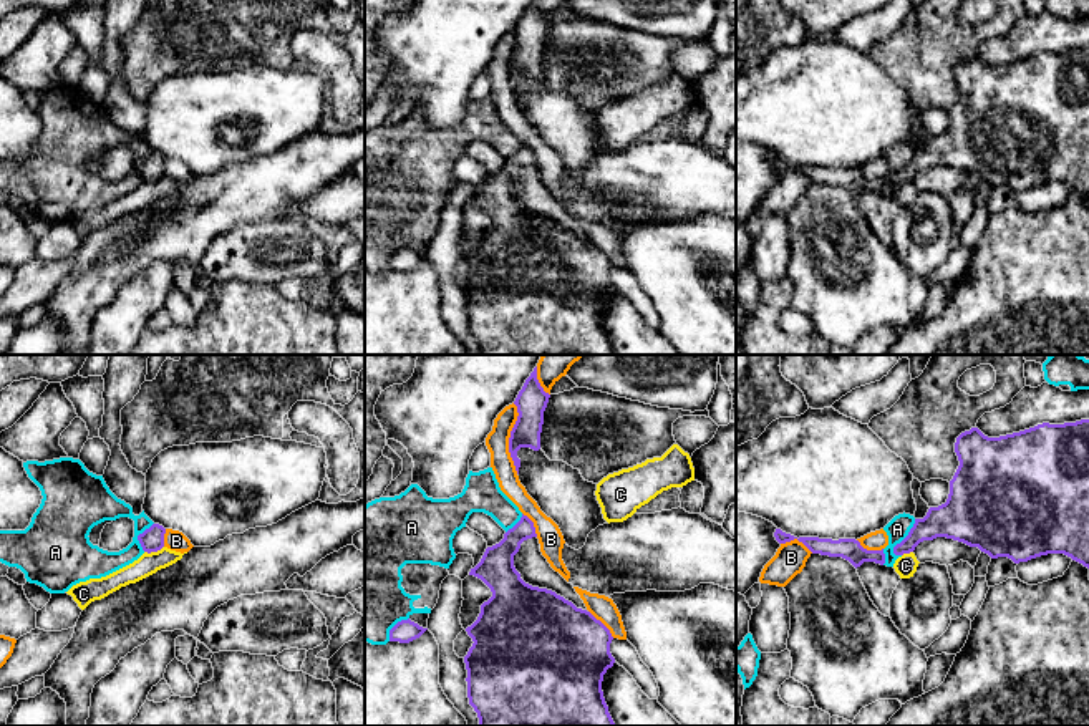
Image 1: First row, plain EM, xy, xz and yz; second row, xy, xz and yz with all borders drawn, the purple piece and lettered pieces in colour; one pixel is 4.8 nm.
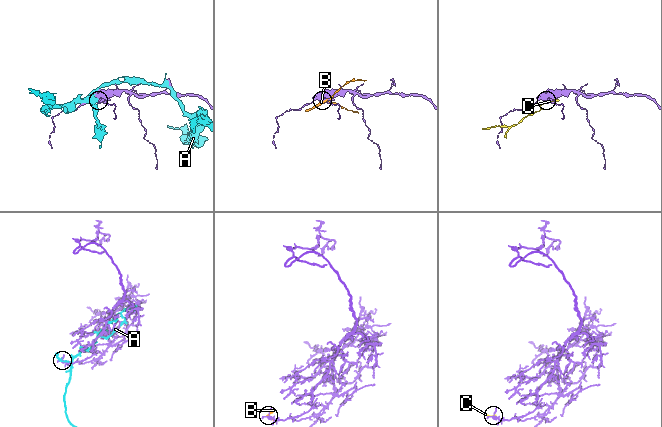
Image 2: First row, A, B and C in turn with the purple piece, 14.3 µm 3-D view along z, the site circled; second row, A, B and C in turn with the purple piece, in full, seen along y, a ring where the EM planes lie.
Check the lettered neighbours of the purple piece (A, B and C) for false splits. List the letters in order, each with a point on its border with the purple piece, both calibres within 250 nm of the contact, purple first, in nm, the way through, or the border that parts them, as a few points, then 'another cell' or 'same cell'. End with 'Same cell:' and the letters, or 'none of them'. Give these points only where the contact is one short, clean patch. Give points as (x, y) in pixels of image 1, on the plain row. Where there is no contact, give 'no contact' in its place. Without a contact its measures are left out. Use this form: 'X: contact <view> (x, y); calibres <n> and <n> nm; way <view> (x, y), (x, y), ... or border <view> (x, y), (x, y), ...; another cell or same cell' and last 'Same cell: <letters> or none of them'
A: contact yz (905, 166); calibres 190 and 110 nm; another cell
B: contact xz (509, 67); calibres 150 and 110 nm; another cell
C: contact xy (153, 179); calibres 110 and 110 nm; border xy (163, 174), (153, 181), (145, 181); another cell
Same cell: none of them

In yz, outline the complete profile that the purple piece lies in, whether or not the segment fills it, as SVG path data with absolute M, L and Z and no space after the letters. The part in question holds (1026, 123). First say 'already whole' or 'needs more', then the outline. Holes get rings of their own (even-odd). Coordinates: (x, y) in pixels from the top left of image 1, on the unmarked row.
already whole; M1089 48L1064 53L1043 51L1034 56L999 66L988 66L978 56L971 56L956 66L955 81L958 85L960 94L950 109L950 123L946 131L938 136L930 136L923 148L915 148L908 164L893 176L895 184L913 181L915 176L923 169L946 166L963 171L970 176L978 176L991 187L1008 186L1014 192L1019 192L1048 182L1064 182L1089 197Z

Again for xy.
already whole; M152 152L143 162L138 164L138 169L144 181L157 181L164 176L166 157L159 152Z

